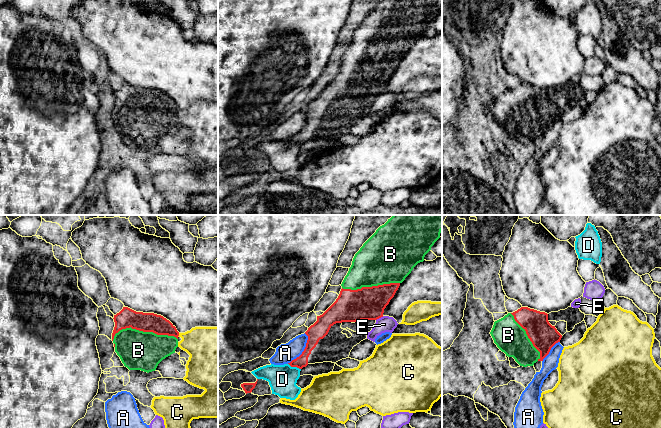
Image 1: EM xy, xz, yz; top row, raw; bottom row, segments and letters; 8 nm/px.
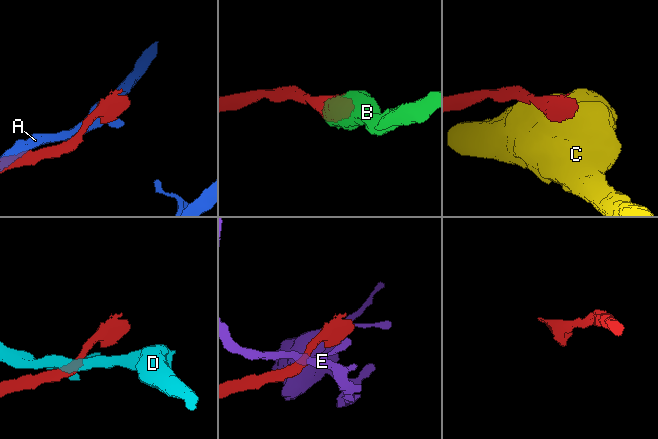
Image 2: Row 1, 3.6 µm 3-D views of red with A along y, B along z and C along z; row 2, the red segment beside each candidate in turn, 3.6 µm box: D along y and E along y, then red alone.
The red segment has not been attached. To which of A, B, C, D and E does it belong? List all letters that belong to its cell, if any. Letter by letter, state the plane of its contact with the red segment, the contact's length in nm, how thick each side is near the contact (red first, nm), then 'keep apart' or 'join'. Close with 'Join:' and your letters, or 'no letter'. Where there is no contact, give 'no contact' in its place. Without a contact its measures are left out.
A: xz | 280 nm | 140/160 nm | keep apart
B: xy | 550 nm | 160/320 nm | join
C: xy | 40 nm | 160/320 nm | keep apart
D: xz | 120 nm | 100/220 nm | keep apart
E: xz | 70 nm | 280/130 nm | keep apart
Join: B

